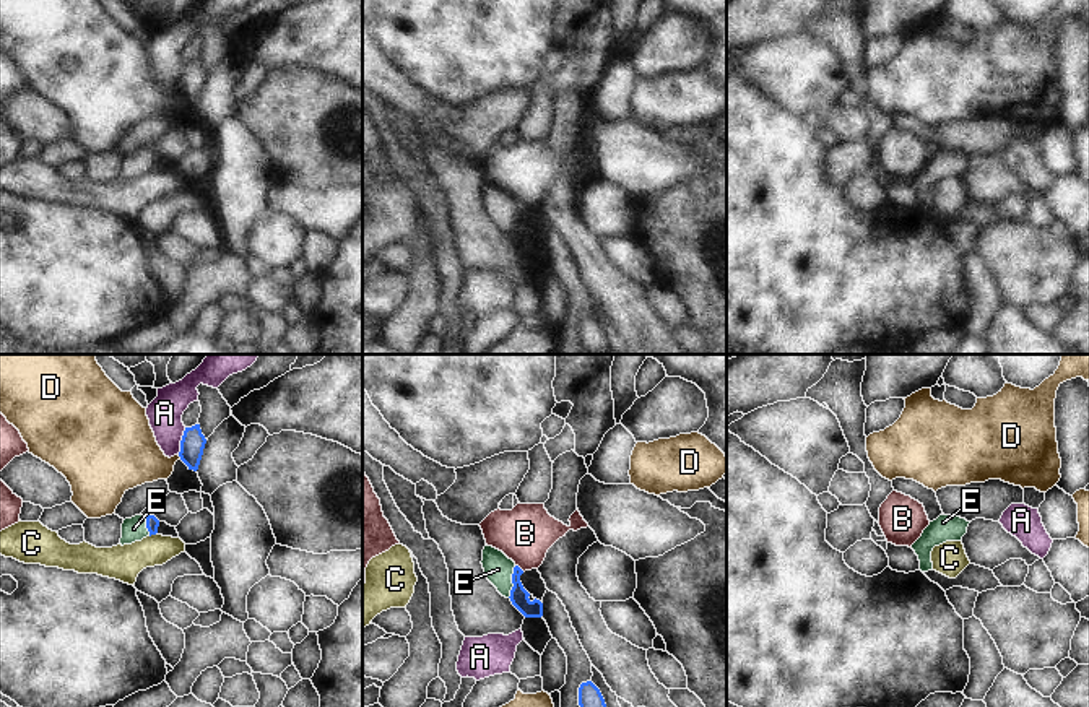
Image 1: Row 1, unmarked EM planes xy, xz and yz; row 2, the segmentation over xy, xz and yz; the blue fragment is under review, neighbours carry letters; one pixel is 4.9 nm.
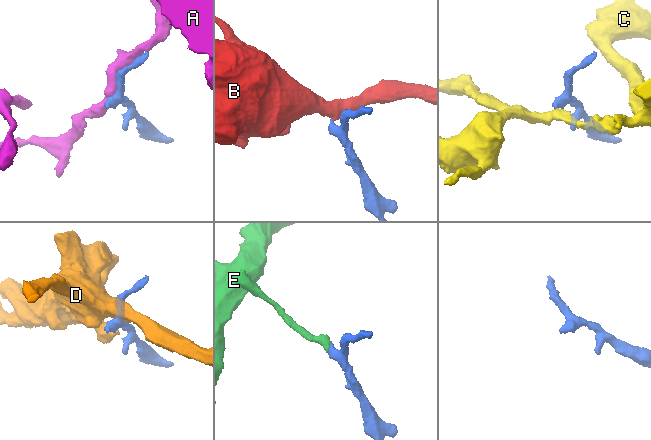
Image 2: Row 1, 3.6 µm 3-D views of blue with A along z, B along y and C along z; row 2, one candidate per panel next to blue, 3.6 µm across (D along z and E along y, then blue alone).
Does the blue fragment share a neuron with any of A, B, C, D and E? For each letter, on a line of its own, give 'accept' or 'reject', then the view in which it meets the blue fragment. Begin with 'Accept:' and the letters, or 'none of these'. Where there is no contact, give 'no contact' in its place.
Accept: E
A: reject | xy
B: reject | xz
C: reject | xy
D: reject | xy
E: accept | xz

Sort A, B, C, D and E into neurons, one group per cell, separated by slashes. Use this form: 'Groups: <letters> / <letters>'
Groups: A / B / C / D / E.

